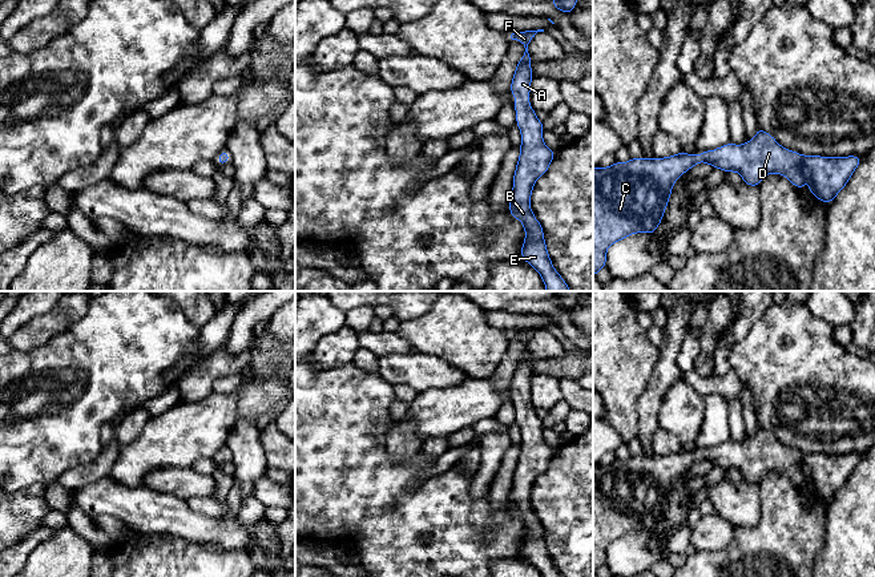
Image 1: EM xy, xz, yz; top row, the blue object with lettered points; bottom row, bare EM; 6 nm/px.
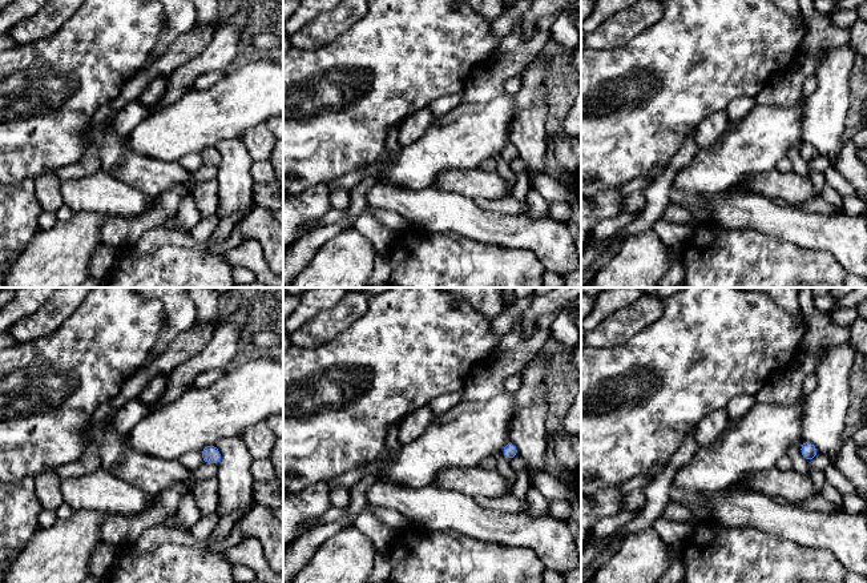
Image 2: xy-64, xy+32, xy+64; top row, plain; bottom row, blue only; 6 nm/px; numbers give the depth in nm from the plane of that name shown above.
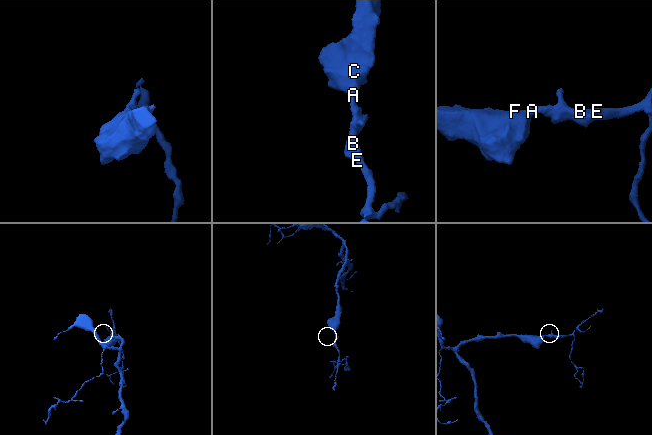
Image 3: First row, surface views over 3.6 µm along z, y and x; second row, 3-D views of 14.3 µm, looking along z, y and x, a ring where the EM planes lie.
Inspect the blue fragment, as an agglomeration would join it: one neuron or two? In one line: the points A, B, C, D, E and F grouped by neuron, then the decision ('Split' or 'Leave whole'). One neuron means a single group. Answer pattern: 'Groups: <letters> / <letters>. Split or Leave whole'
Groups: A B C D E F. Leave whole

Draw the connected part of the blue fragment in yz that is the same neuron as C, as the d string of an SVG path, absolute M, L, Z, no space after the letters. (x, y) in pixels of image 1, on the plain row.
M757 427L755 435L743 443L731 440L715 448L702 449L699 453L686 452L682 448L665 456L630 456L628 460L614 460L609 465L593 465L593 574L606 562L606 548L614 540L634 530L653 532L664 516L674 480L698 460L727 471L738 469L743 481L757 485L771 471L785 473L797 487L805 485L803 467L810 471L809 487L811 492L824 501L835 497L836 492L850 479L854 468L860 463L862 455L820 455L802 453L781 444L775 436Z

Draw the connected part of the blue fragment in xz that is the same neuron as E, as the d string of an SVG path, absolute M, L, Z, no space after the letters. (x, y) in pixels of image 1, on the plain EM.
M544 327L525 328L516 331L509 328L509 339L520 338L525 346L521 358L517 360L515 374L511 379L511 391L516 395L516 421L521 431L520 455L513 472L513 487L509 493L511 515L517 516L525 526L525 537L521 544L521 556L539 569L543 577L562 577L555 568L545 544L541 521L536 517L529 504L535 480L547 471L556 449L543 440L543 420L536 415L528 396L531 379L532 354L528 351L528 342L537 330Z

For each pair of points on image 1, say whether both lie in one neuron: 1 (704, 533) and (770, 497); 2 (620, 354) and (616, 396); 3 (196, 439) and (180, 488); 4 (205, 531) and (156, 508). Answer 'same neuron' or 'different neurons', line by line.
1: different neurons
2: same neuron
3: different neurons
4: same neuron

